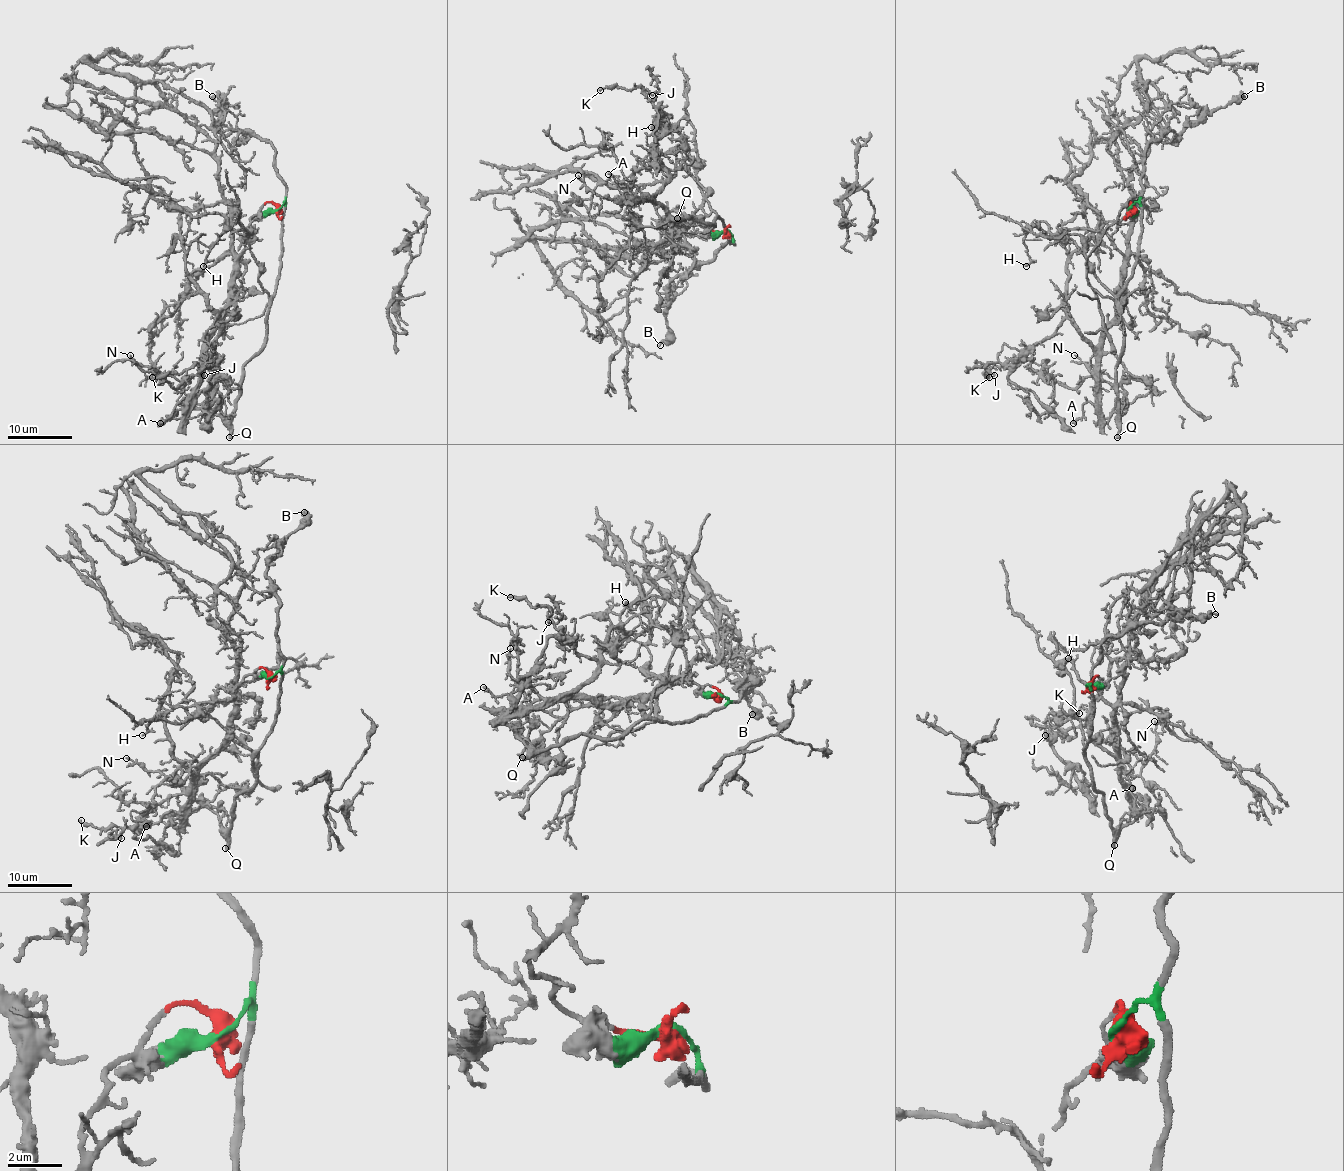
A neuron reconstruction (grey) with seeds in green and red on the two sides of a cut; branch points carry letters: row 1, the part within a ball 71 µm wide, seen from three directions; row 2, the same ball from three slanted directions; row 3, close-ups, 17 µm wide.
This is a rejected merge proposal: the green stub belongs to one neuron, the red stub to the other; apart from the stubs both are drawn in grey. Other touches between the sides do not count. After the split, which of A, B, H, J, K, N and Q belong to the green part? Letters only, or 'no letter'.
B, Q

